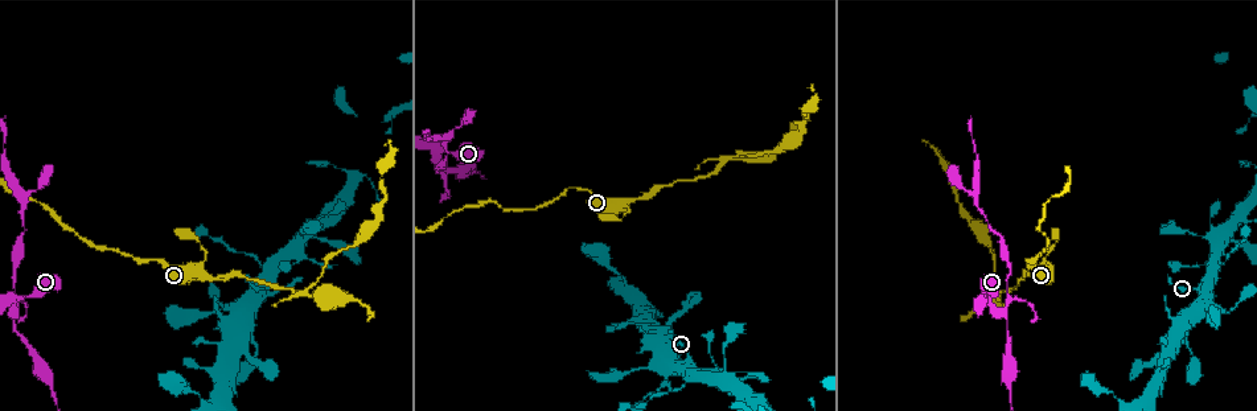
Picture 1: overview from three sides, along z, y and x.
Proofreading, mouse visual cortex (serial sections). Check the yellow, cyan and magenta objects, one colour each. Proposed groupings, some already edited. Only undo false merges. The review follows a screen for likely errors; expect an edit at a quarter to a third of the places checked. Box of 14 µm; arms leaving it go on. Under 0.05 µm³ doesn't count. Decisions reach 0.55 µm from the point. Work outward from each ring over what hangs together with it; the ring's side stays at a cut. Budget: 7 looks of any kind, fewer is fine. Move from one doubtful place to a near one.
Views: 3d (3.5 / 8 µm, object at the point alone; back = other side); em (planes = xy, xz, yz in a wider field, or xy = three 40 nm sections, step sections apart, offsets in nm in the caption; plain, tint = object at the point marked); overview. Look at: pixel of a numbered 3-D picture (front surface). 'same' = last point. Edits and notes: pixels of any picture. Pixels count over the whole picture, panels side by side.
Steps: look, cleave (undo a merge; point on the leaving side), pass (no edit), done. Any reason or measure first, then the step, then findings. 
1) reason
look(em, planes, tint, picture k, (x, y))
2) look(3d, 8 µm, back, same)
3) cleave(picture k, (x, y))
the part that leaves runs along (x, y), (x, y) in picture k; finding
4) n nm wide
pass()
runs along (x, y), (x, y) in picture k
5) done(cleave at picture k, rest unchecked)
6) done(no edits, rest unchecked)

arms part here
look(3d, 3.5 µm, picture 1, (306, 291))

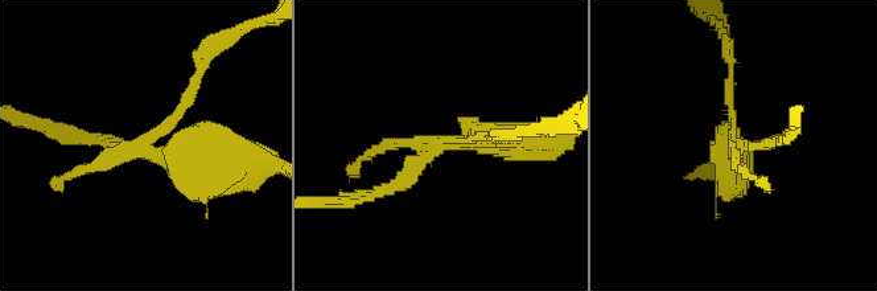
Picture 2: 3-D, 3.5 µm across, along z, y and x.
cleave(picture 2, (79, 169))
the part that leaves runs along (149, 138), (169, 130), (194, 65), (226, 36) in picture 2; two cells meet here

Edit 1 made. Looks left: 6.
see it whole again
look(overview)

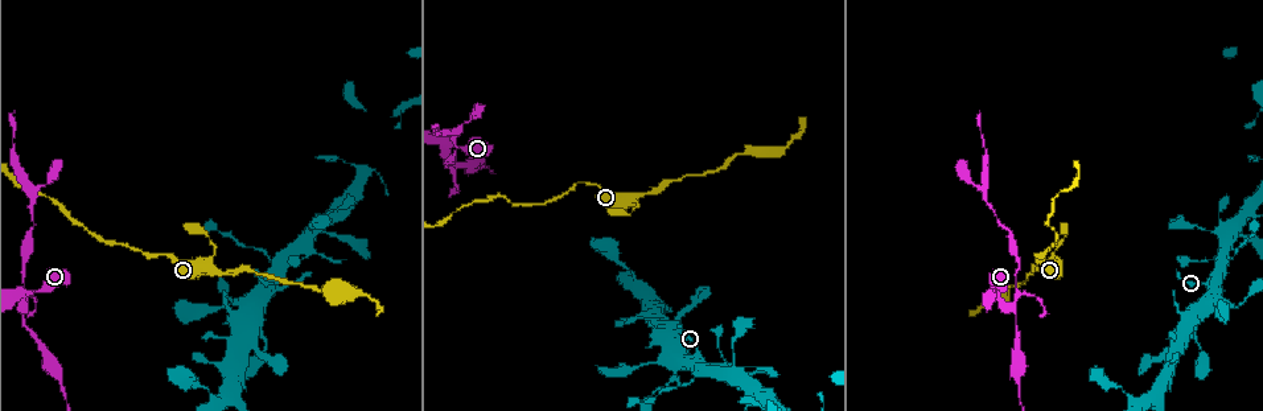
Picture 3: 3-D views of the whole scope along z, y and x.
arms part here
look(3d, 3.5 µm, back, picture 3, (27, 305))

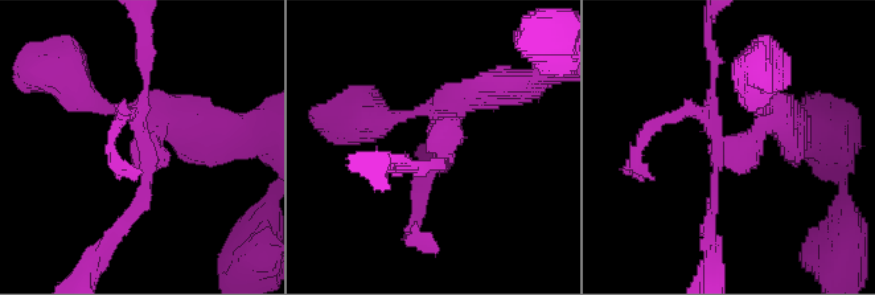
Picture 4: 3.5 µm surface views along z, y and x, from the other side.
look(em, xy, step 1, tint, picture 4, (443, 144))

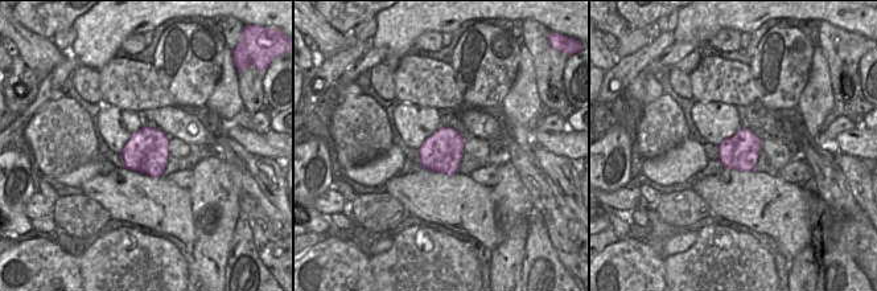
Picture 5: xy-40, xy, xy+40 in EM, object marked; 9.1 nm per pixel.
cleave(picture 4, (420, 188))
the part that leaves runs along (721, 142), (707, 36) in picture 4; a second cell is stuck on

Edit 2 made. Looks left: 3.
three arms meet
look(3d, 3.5 µm, picture 3, (278, 265))

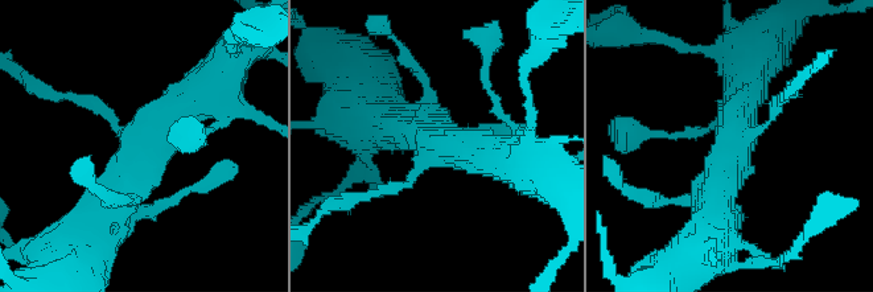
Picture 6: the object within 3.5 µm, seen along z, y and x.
3 arms; arms of 100, 300, 450 nm
look(em, xy, step 3, tint, picture 6, (731, 142))

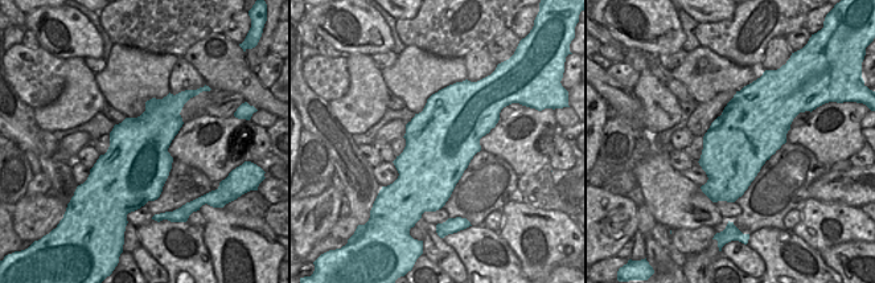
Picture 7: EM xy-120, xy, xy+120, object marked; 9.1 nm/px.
pass()
all the same cell

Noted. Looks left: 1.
done(cleave at picture 2, cleave at picture 4, rest unchecked)

